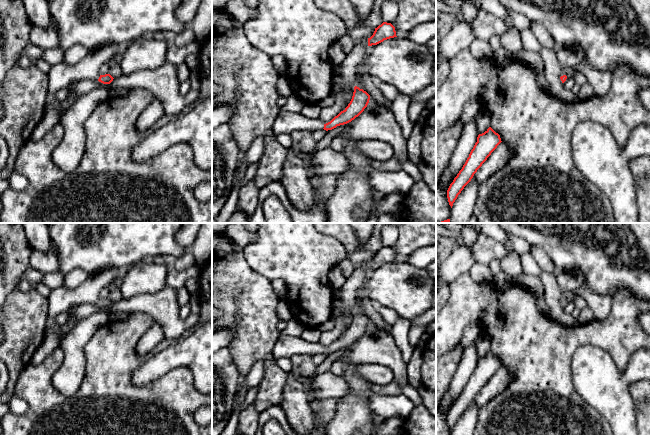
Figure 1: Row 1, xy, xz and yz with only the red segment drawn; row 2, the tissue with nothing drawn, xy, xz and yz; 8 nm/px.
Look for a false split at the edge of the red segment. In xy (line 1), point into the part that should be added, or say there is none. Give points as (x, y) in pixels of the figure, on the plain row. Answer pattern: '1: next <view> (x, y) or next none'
1: next xy (61, 299)

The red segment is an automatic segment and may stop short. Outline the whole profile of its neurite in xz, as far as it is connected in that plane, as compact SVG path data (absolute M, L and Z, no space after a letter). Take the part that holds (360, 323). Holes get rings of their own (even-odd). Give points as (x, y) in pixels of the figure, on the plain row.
M354 311L352 323L348 330L335 340L330 346L324 348L319 343L311 343L303 340L301 337L280 336L272 350L275 359L288 357L296 354L308 354L310 356L321 354L332 354L337 350L347 348L358 341L367 331L370 319L360 313Z

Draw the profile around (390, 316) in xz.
M378 304L375 305L375 308L388 325L392 326L397 321L398 315L394 310Z

